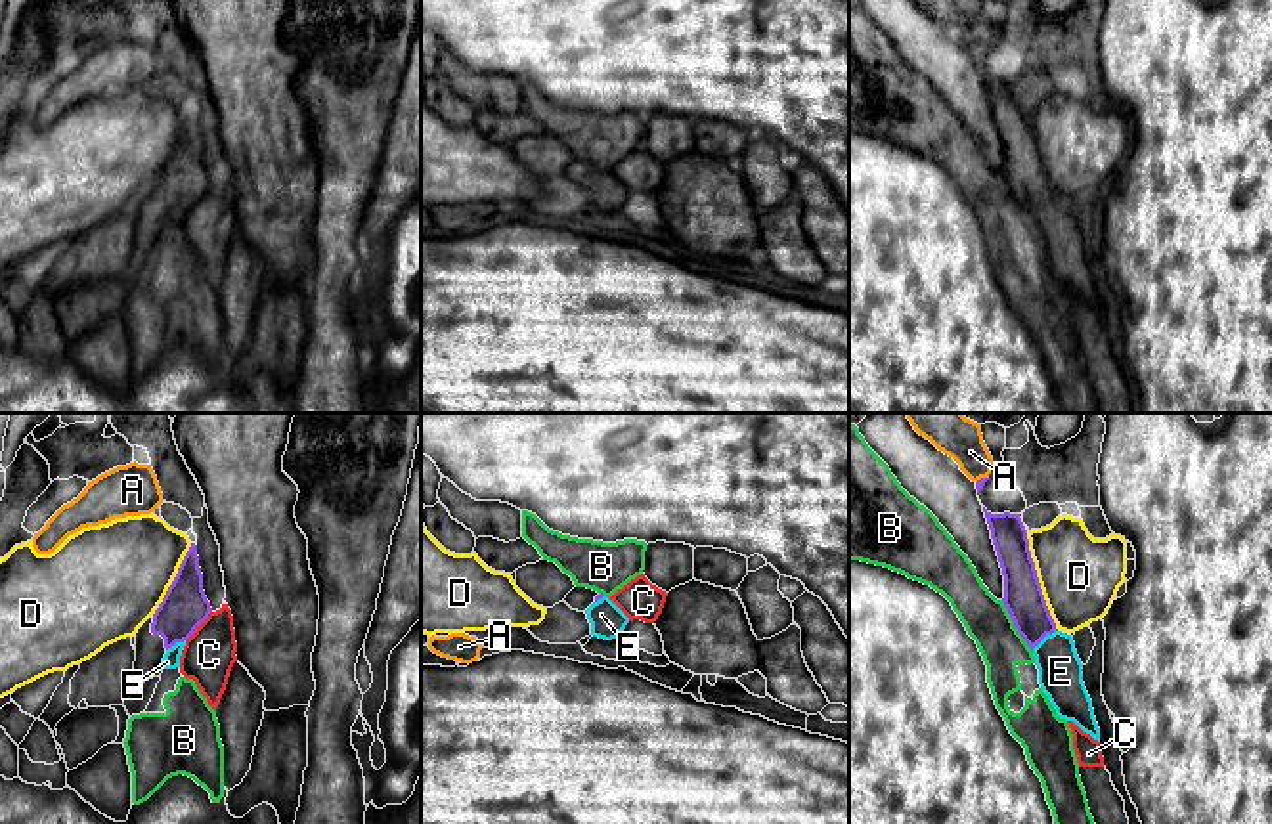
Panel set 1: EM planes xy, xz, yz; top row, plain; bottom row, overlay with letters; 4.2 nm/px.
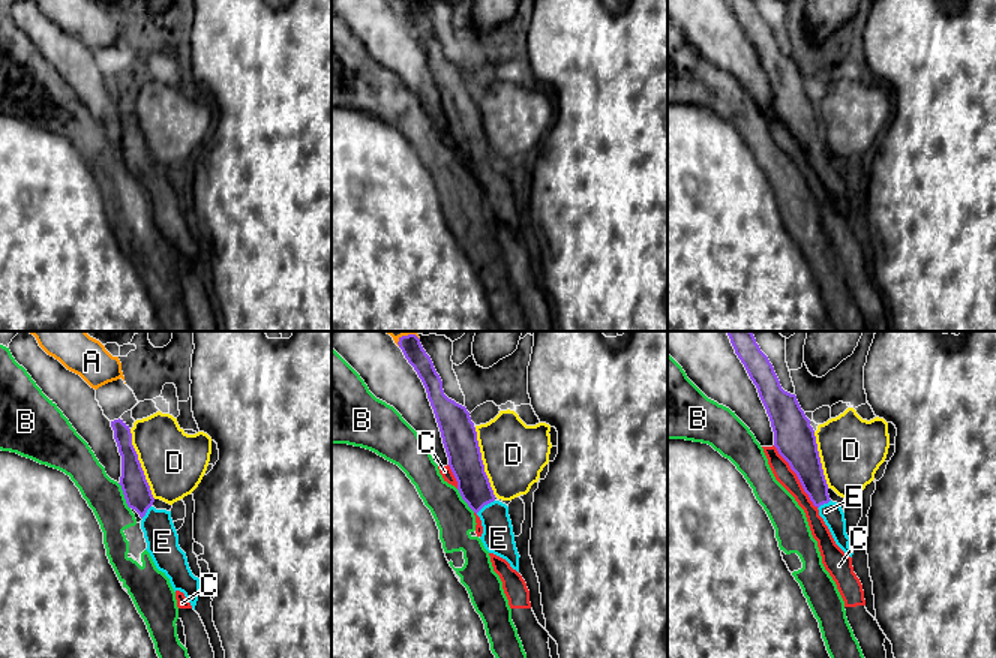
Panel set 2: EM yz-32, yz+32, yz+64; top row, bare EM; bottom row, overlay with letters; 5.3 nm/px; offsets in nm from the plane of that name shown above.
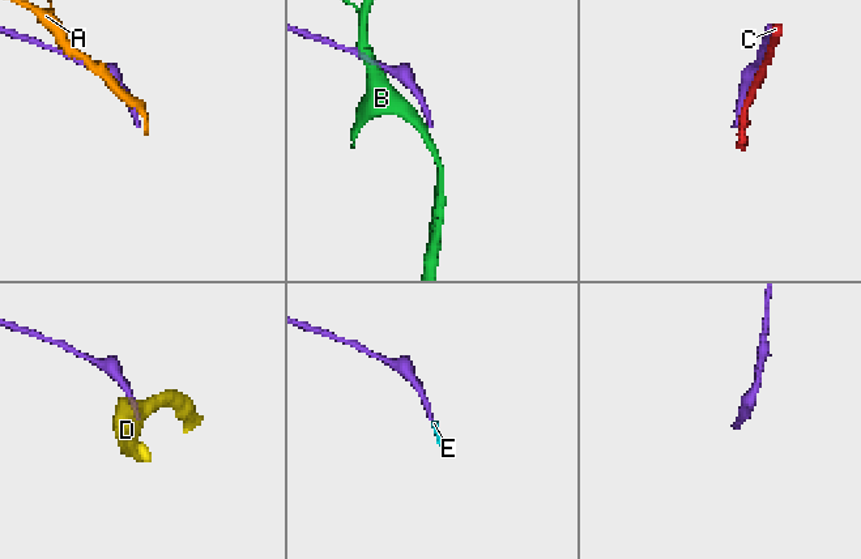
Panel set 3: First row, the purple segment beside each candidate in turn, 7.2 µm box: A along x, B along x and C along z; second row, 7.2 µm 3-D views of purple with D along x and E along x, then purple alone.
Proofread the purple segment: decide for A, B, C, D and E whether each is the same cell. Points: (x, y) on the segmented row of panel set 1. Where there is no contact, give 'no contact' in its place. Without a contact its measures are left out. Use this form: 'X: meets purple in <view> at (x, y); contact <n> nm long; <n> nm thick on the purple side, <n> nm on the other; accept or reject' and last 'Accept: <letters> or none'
A: meets purple in yz at (982, 478); contact 60 nm long; 40 nm thick on the purple side, 180 nm on the other; reject
B: meets purple in yz at (1014, 626); contact 260 nm long; 170 nm thick on the purple side, 190 nm on the other; reject
C: meets purple in xy at (199, 624); contact 170 nm long; 190 nm thick on the purple side, 220 nm on the other; reject
D: meets purple in yz at (1037, 582); contact 420 nm long; 170 nm thick on the purple side, 340 nm on the other; reject
E: meets purple in yz at (1043, 637); contact 140 nm long; 170 nm thick on the purple side, 190 nm on the other; accept
Accept: E

